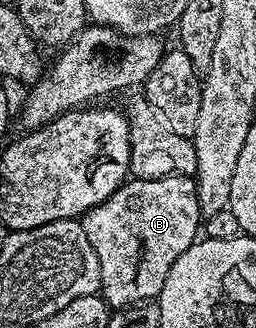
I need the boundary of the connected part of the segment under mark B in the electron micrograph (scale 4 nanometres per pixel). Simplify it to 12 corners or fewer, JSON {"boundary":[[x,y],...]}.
{"boundary":[[188,175],[81,216],[112,309],[157,300],[200,235]]}

